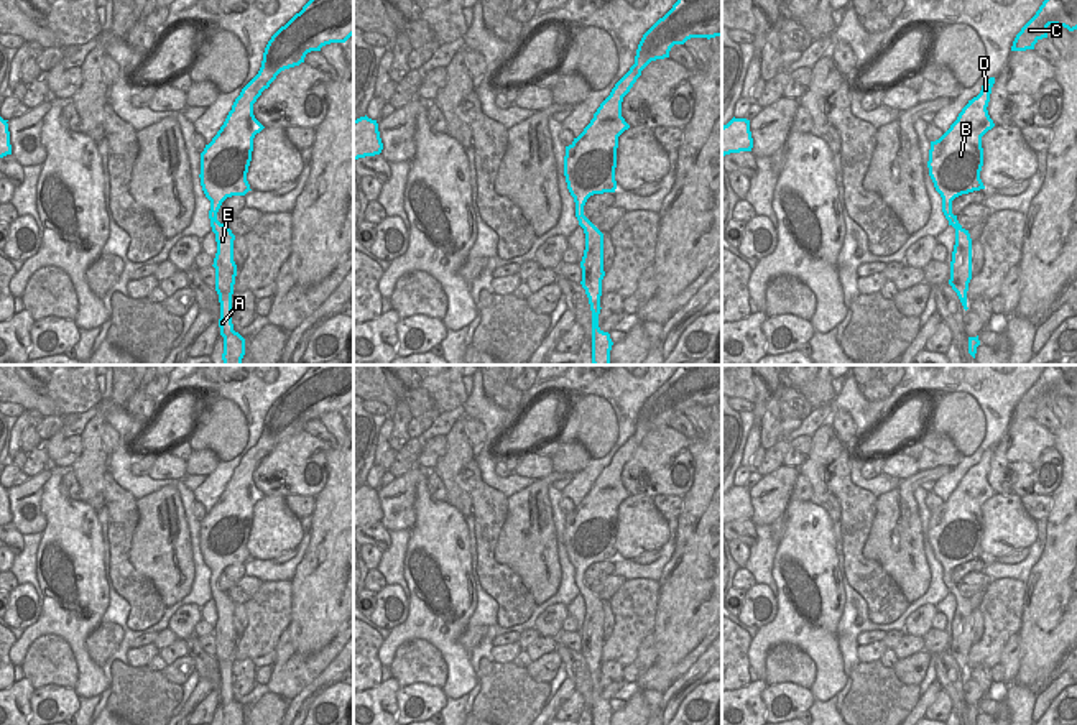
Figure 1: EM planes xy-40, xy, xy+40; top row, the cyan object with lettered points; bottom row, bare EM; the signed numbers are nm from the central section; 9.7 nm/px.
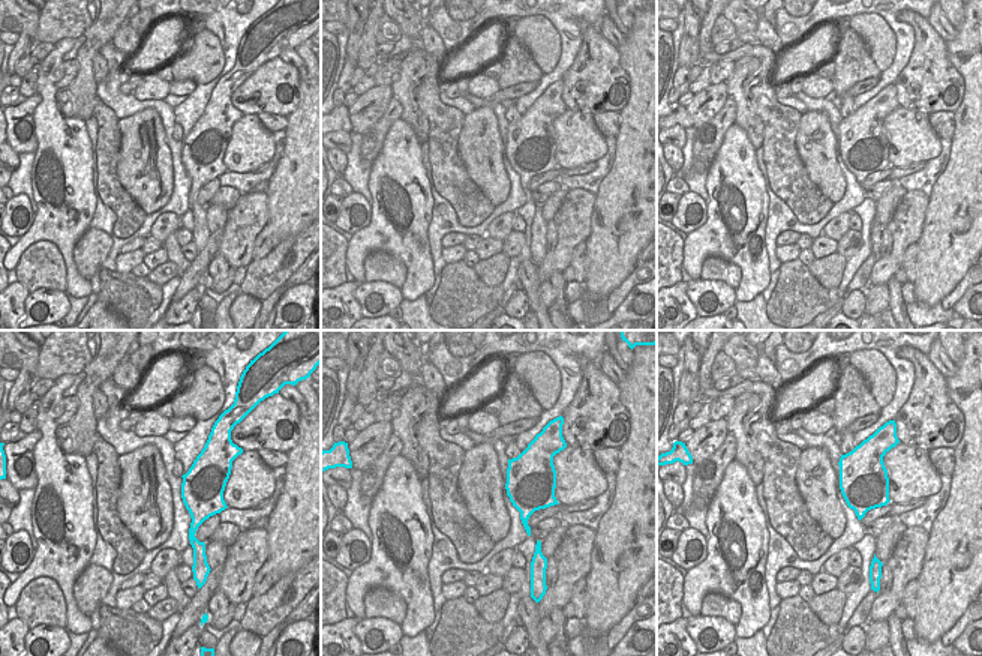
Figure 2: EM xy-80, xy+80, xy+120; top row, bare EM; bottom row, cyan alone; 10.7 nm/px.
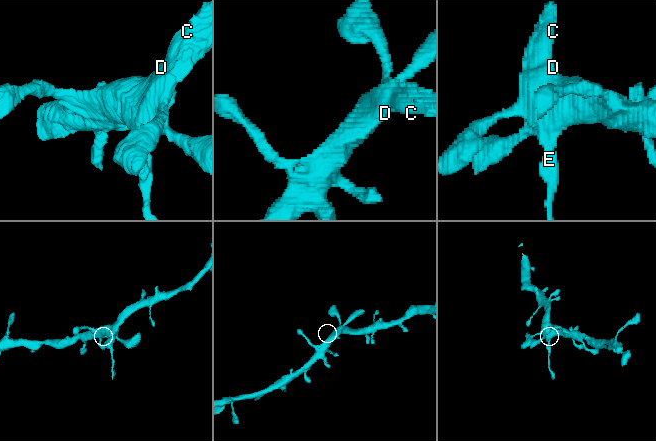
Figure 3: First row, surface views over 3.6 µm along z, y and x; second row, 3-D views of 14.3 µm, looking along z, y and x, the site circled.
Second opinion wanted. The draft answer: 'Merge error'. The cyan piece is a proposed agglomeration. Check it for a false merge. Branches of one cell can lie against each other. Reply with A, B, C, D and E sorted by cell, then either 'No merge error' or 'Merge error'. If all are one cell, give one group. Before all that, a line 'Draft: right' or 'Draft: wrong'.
Draft: right
Groups: A E / B C D. Merge error

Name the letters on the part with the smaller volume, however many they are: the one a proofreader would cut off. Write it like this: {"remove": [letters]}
{"remove": ["A", "E"]}

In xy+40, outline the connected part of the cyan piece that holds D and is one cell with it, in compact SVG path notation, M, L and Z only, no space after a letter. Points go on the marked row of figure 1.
M990 77L982 85L980 94L962 109L950 128L939 140L931 141L927 161L929 176L942 197L942 212L949 220L949 225L957 219L957 215L952 214L952 201L962 194L985 189L980 179L983 166L982 136L995 127L987 110L993 84L995 77Z

